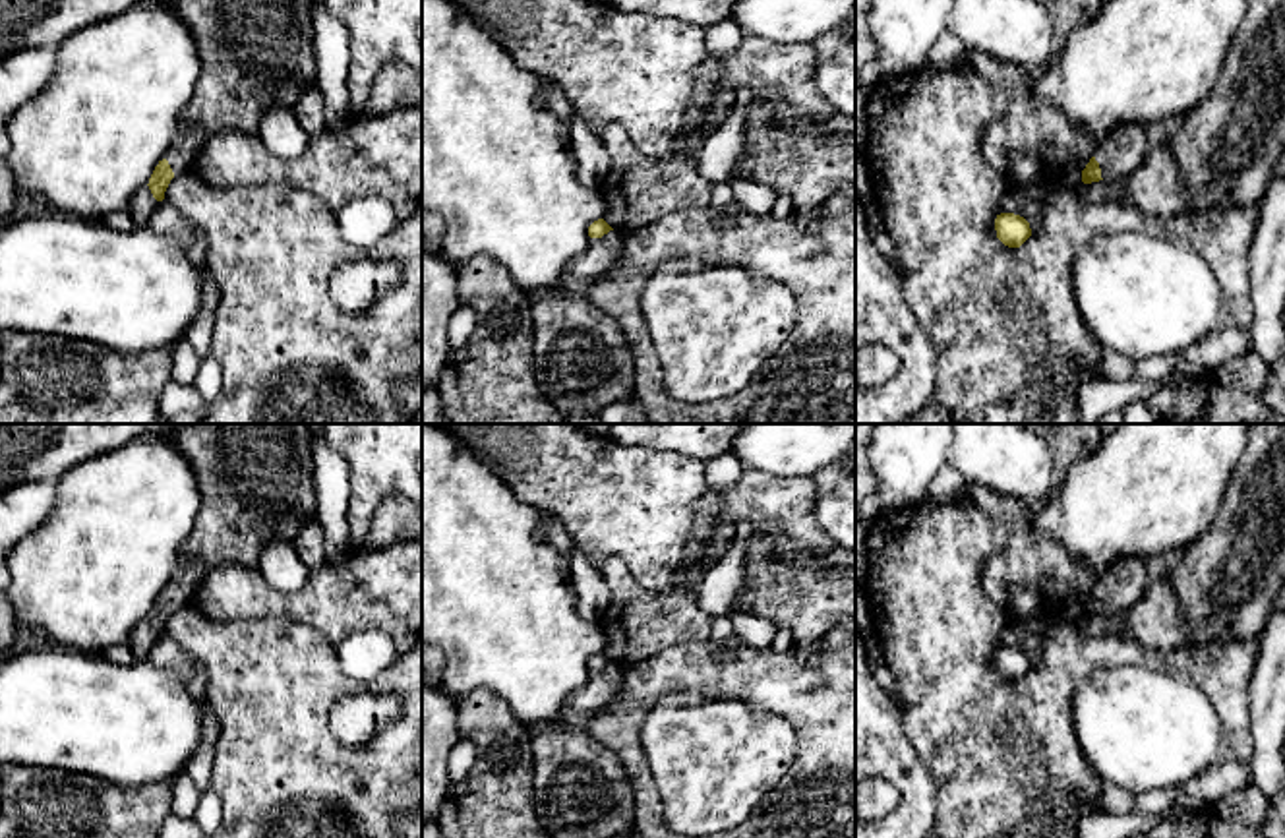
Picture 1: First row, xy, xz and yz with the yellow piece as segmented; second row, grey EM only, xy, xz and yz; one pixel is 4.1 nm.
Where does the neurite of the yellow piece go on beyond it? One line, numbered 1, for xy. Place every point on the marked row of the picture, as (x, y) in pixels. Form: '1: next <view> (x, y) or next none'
1: next xy (136, 213)

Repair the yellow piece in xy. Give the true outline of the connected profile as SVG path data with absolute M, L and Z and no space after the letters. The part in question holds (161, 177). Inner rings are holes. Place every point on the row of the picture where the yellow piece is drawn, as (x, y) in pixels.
M174 135L164 159L155 166L149 184L143 186L124 209L110 213L103 223L118 230L147 226L151 213L164 199L170 180L188 170L194 161L194 141Z

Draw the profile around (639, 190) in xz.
M621 124L600 134L612 165L598 192L608 211L604 221L625 234L685 209L710 205L712 184L699 172L697 155L675 153L666 159L642 155Z

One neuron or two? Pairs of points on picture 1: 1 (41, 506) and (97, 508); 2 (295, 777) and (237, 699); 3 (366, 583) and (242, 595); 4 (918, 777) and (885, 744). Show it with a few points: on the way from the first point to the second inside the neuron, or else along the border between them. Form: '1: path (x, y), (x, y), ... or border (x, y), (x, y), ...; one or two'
1: border (57, 482), (55, 509), (24, 538); two
2: path (277, 757), (275, 738), (256, 718); one
3: path (335, 600), (273, 602); one
4: path (912, 769), (893, 751); one

